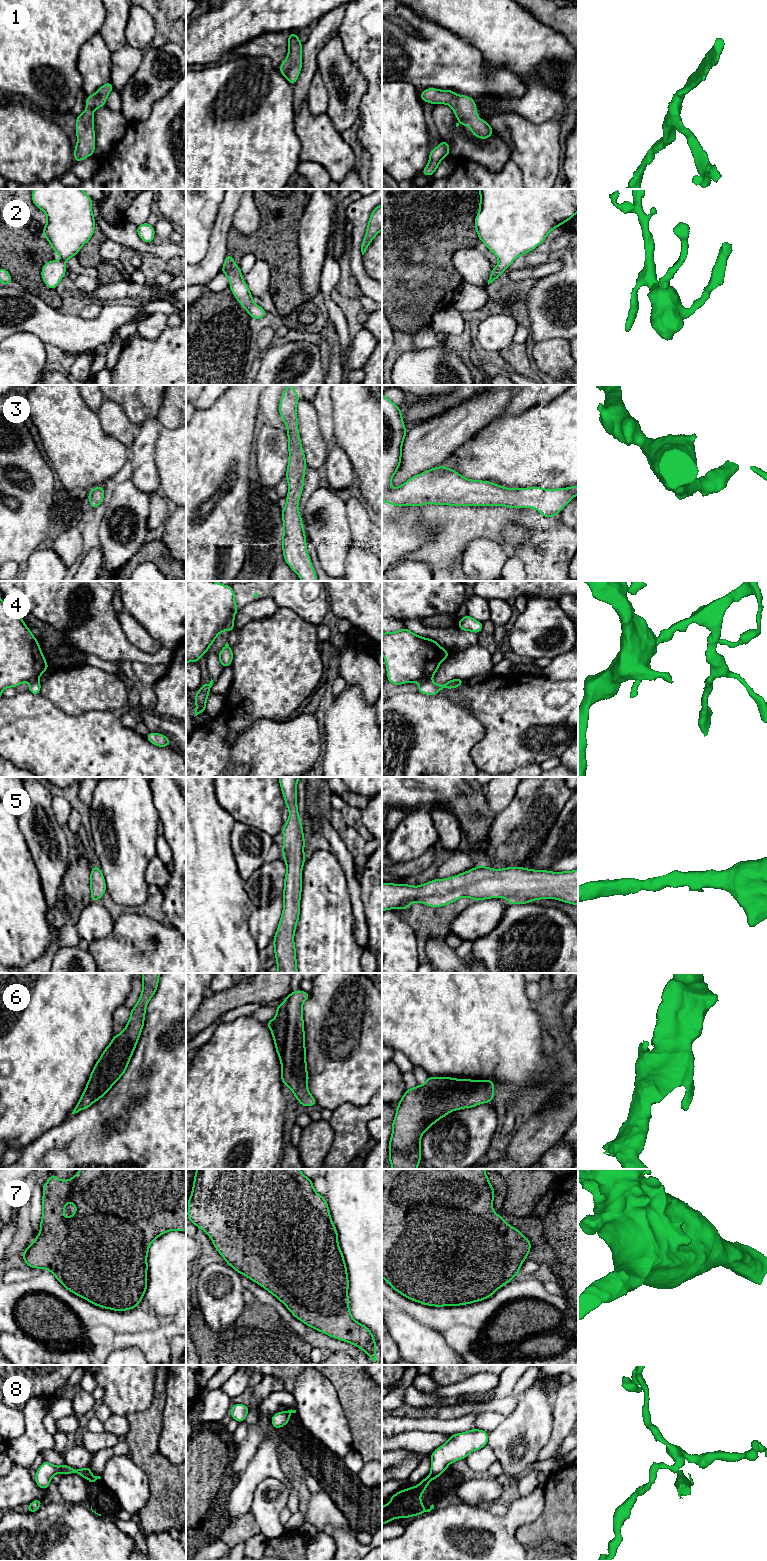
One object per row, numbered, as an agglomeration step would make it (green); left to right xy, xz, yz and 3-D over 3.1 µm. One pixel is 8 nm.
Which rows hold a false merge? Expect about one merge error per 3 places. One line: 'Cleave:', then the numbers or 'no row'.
Cleave: 4, 8

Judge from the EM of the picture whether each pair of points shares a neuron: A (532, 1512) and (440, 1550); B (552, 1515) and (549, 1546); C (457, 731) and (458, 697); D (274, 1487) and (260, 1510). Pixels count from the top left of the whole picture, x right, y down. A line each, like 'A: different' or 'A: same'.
A: same
B: different
C: different
D: same

